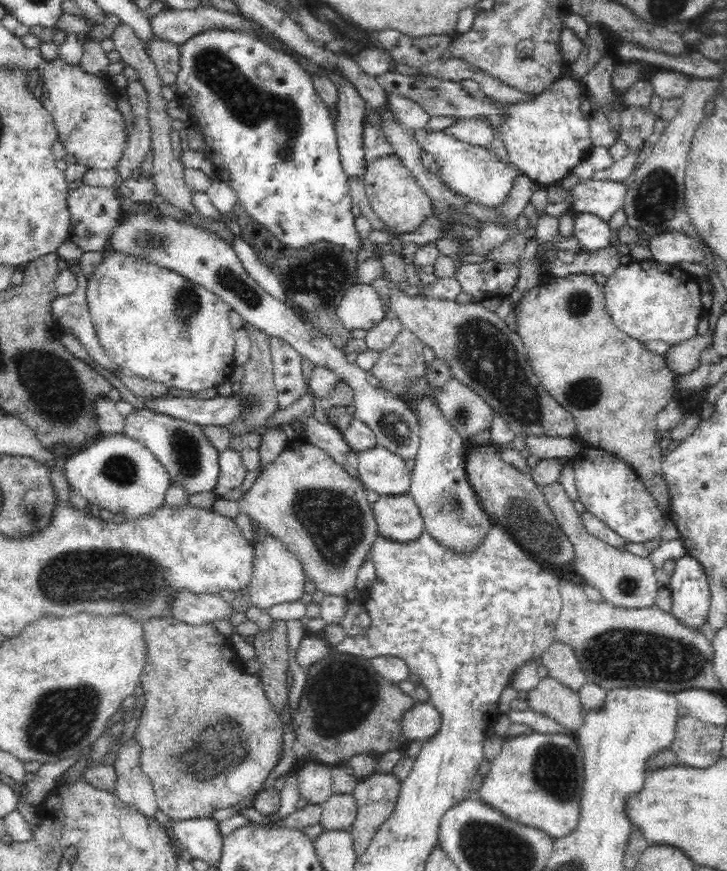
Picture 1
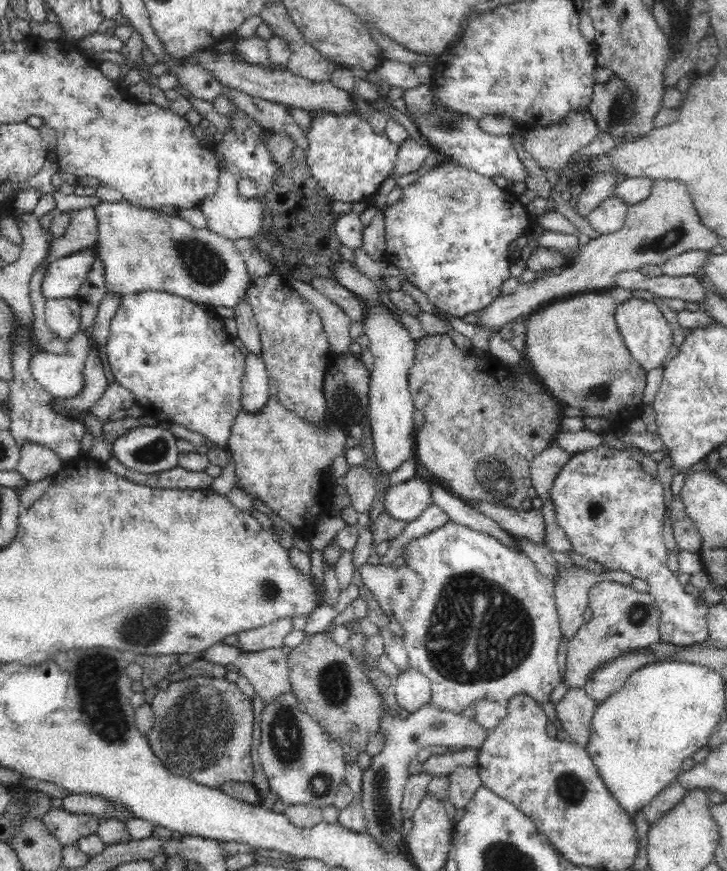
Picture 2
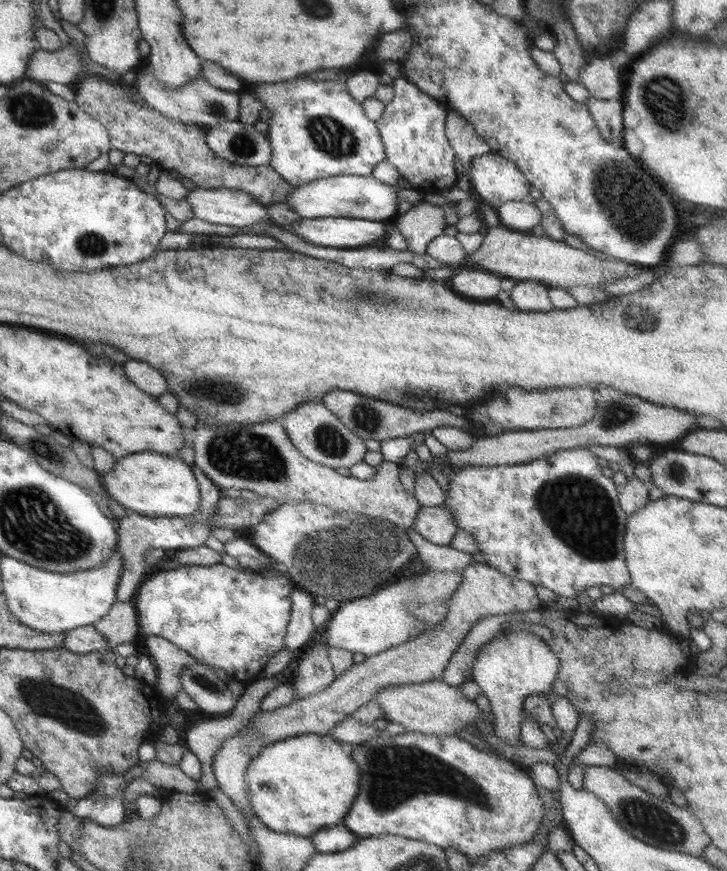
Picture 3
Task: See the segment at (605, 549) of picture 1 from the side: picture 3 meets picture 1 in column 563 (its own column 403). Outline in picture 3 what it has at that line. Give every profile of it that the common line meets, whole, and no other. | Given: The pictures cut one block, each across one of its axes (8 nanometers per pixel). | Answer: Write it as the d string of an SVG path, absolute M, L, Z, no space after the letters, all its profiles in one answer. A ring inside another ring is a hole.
M268 420L243 426L208 426L197 424L192 437L192 448L194 451L194 462L197 469L212 482L219 490L227 489L249 490L255 492L259 497L273 499L277 504L309 502L321 505L332 512L356 514L356 516L377 517L393 524L393 527L408 533L413 519L420 509L414 494L407 494L403 490L399 478L399 466L393 462L382 461L376 466L375 473L370 480L358 480L356 477L341 476L335 469L320 466L319 464L306 460L289 441L289 437L282 429L280 420Z

